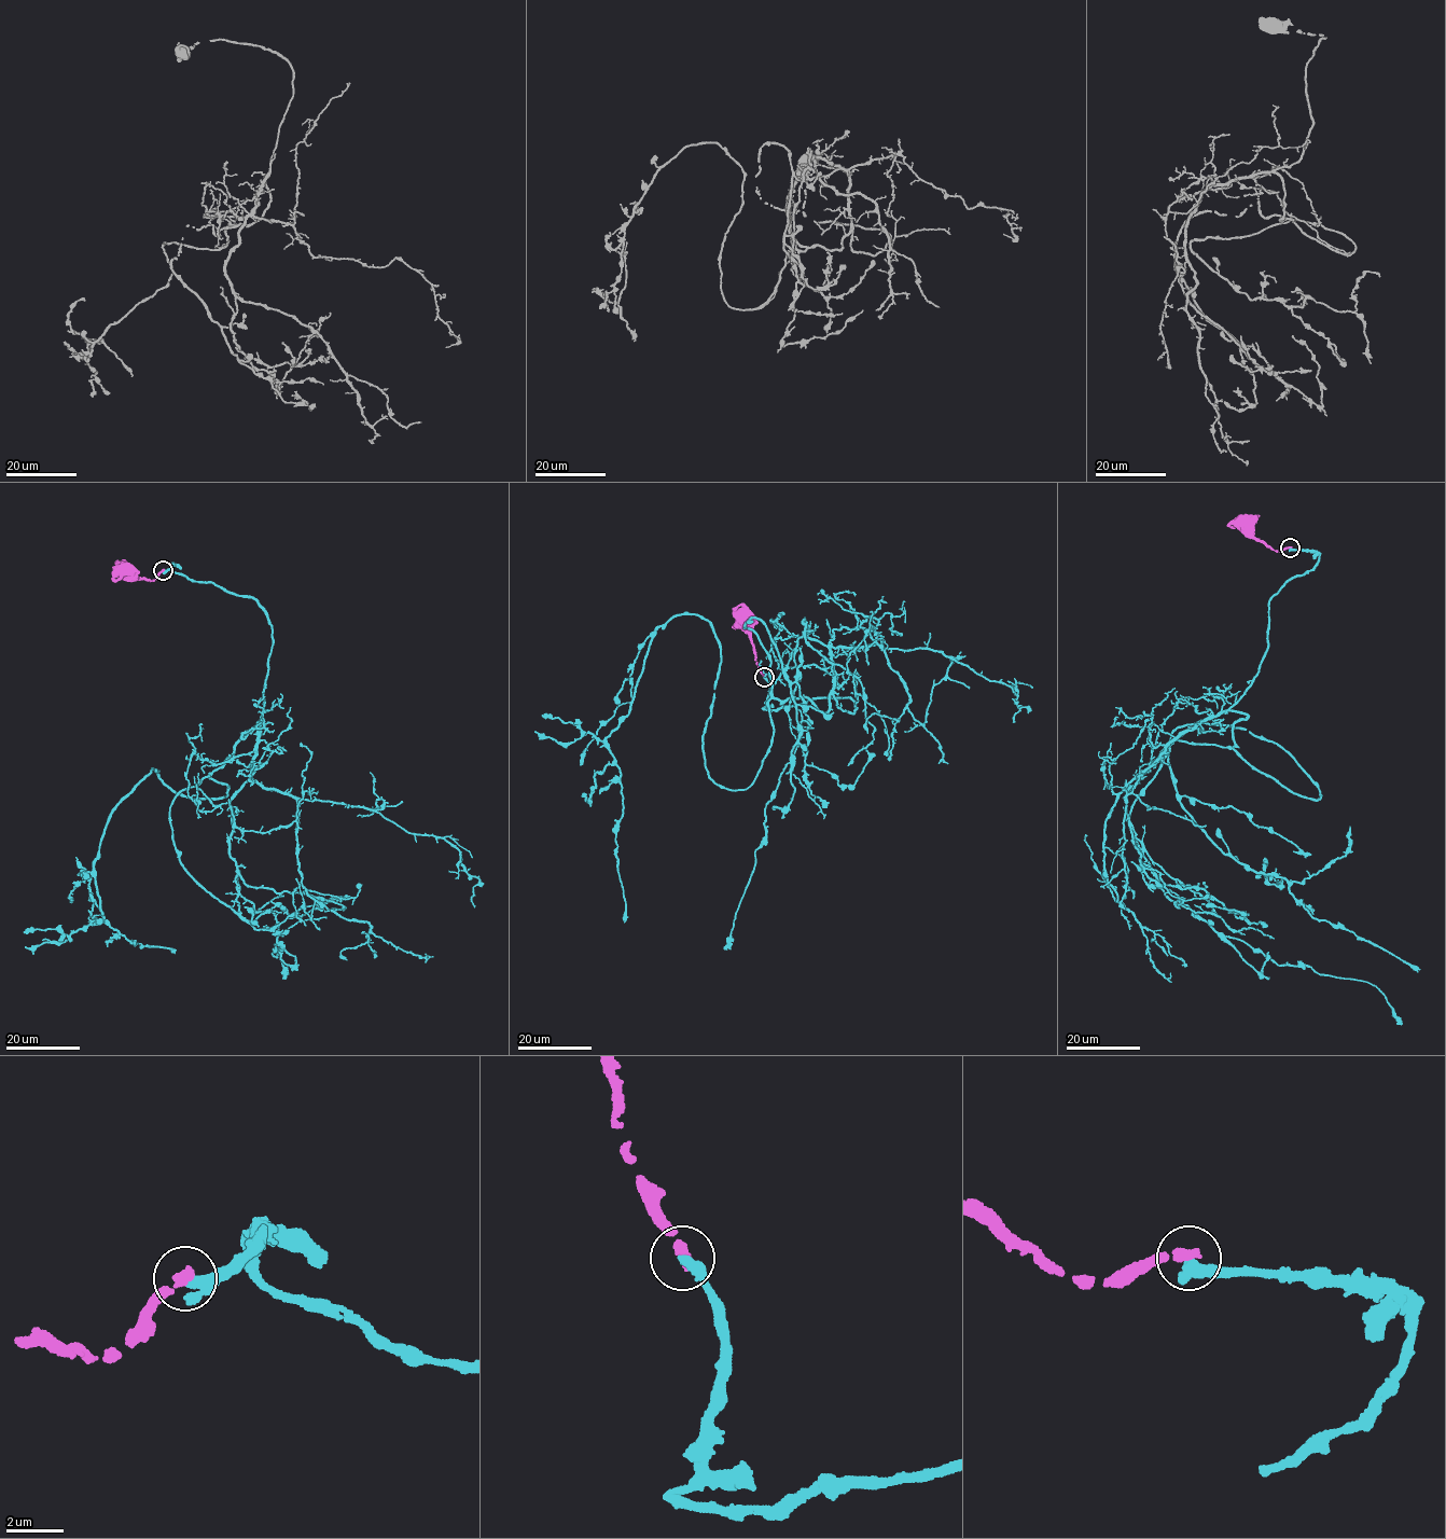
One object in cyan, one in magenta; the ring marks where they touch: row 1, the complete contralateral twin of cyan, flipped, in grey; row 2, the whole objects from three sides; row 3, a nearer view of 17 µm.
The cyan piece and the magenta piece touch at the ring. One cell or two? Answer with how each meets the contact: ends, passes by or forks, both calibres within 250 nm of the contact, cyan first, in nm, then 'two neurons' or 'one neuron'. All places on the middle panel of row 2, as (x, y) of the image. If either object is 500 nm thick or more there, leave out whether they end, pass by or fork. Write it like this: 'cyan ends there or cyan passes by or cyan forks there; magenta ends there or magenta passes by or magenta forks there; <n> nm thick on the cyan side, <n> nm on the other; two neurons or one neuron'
cyan ends there; magenta ends there; 380 nm thick on the cyan side, 360 nm on the other; two neurons

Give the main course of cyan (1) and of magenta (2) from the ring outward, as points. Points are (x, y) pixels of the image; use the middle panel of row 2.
1: (764, 677), (764, 708), (856, 708), (770, 698), (728, 789), (720, 642), (654, 633), (606, 739), (625, 921)
2: (764, 677), (752, 646), (750, 626), (745, 619)

